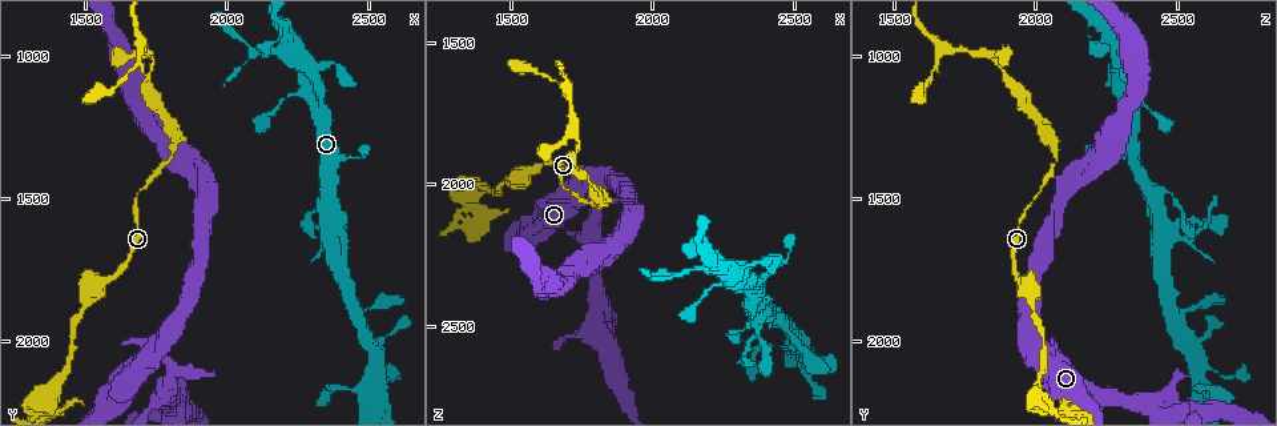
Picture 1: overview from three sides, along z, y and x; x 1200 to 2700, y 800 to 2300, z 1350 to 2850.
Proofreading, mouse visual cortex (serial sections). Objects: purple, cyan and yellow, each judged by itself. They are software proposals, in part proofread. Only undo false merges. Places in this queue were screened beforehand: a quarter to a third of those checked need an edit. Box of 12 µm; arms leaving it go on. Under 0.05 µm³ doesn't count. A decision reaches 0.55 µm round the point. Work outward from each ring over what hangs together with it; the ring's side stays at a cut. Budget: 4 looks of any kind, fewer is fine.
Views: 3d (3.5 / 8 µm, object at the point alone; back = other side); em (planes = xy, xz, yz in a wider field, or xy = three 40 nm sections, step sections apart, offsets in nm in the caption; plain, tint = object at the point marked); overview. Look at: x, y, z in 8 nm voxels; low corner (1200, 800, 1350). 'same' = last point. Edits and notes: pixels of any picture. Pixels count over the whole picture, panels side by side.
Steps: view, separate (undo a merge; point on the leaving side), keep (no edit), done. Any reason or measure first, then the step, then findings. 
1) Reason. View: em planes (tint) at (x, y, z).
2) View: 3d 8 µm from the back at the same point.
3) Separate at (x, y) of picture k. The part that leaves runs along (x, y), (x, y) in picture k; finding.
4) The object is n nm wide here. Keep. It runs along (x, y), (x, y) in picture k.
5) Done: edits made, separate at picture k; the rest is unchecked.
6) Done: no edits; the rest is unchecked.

Three-way junction. View: 3d 3.5 µm at (1350, 2230, 2040).

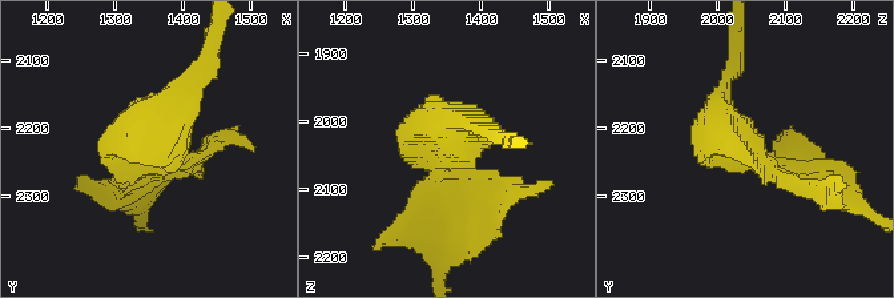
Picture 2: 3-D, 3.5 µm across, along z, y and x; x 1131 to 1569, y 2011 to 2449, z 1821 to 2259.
Shape alone is not enough. View: em xy step 1 (tint) at (1360, 2220, 2035).

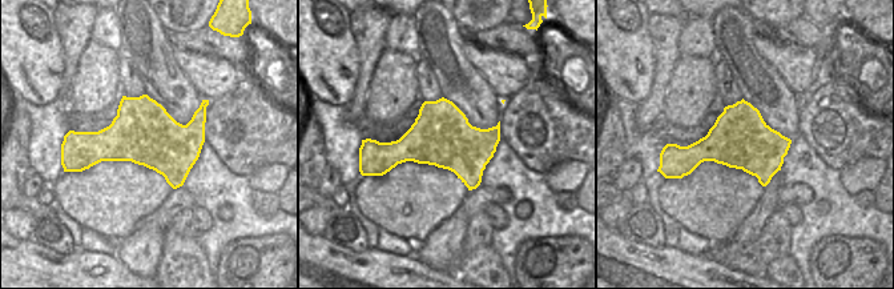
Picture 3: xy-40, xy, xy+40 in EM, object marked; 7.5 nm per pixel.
Separate at (844, 189) of picture 2. The part that leaves runs along (468, 170), (490, 222), (460, 260) in picture 2; a second cell is stuck on.

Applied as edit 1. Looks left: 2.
Abrupt turn. View: 3d 8 µm at (1730, 990, 1820).

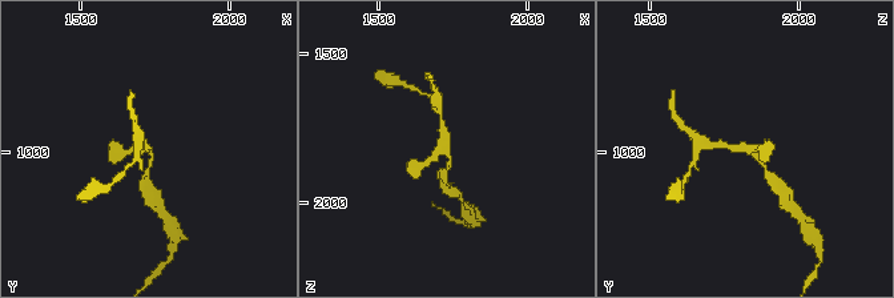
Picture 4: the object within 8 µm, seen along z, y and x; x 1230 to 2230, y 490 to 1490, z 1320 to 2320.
Zoom in. View: 3d 3.5 µm at (1730, 990, 1820).

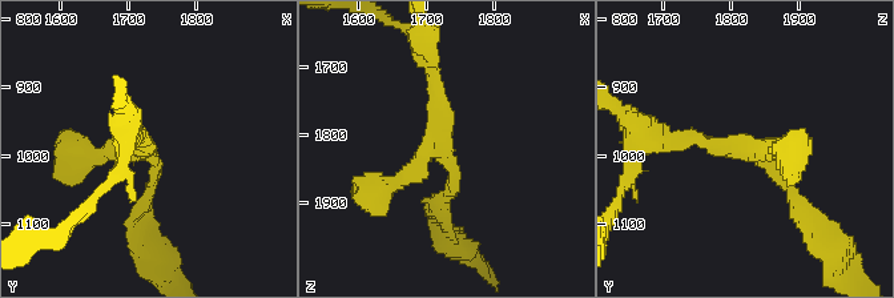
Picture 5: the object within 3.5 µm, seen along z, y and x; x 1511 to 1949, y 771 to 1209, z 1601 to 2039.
The arms are 150, 150, 200 nm wide. Keep. It runs along (808, 209), (753, 152), (668, 144) in picture 5; continuous, no second cell.

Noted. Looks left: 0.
Done: edits made, separate at picture 2; the rest is unchecked.

